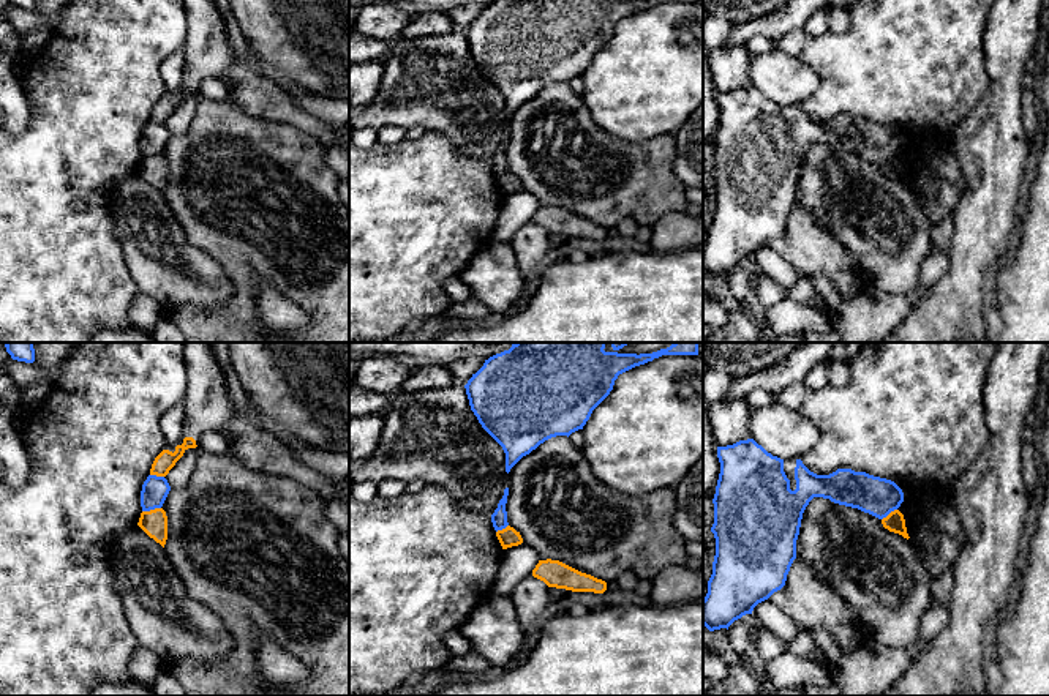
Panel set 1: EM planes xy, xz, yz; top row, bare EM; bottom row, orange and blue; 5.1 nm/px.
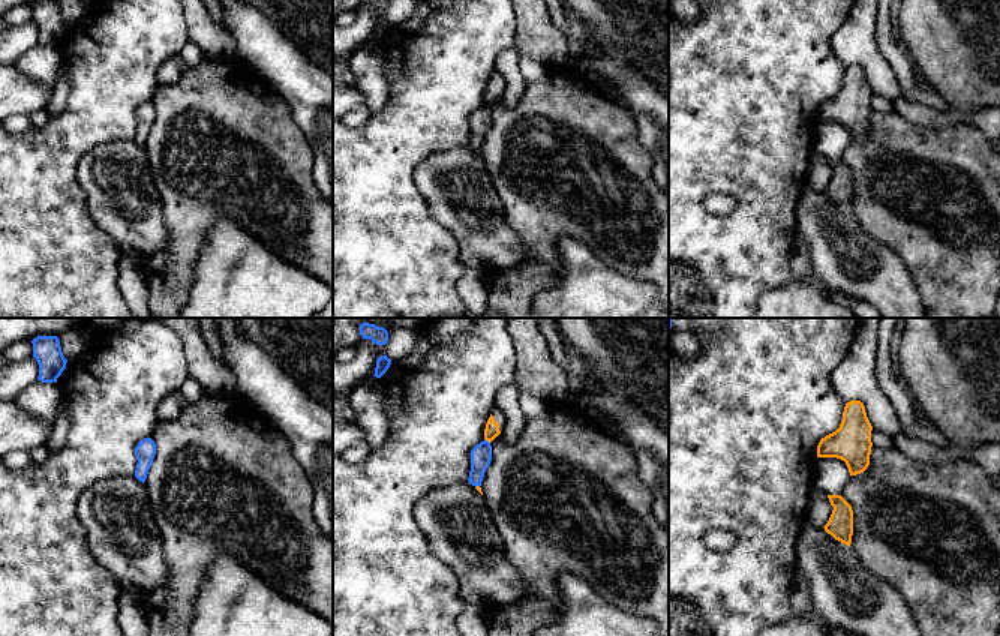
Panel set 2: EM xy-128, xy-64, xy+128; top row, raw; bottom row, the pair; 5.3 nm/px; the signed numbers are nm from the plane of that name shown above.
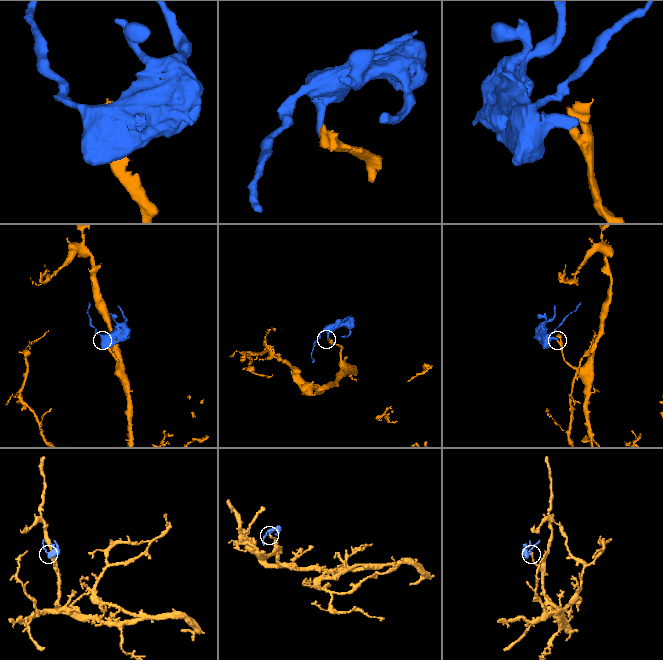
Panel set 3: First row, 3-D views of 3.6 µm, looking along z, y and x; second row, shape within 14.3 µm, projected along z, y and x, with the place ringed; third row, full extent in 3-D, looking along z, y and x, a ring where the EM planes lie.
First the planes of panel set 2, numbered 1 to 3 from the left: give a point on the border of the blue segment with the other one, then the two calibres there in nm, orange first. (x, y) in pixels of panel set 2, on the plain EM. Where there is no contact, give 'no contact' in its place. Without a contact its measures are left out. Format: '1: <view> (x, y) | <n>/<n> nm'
1: no contact
2: xy-64 (488, 104) | 80/110 nm
3: no contact

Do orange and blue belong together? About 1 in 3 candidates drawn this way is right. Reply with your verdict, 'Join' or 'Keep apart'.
Keep apart

